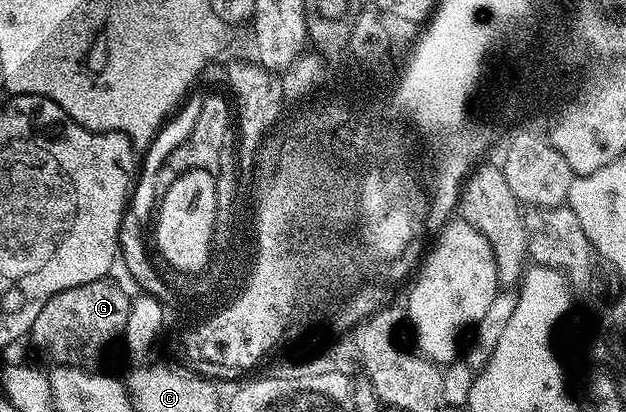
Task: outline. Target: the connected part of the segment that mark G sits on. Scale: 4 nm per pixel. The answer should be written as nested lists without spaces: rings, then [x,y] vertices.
[[[111,278],[95,279],[89,283],[83,283],[70,289],[62,289],[62,293],[54,293],[42,305],[38,317],[34,317],[34,325],[30,332],[30,340],[51,362],[57,367],[91,368],[92,362],[124,334],[124,326],[128,320],[128,314],[132,308],[132,299],[116,283],[111,283]]]

